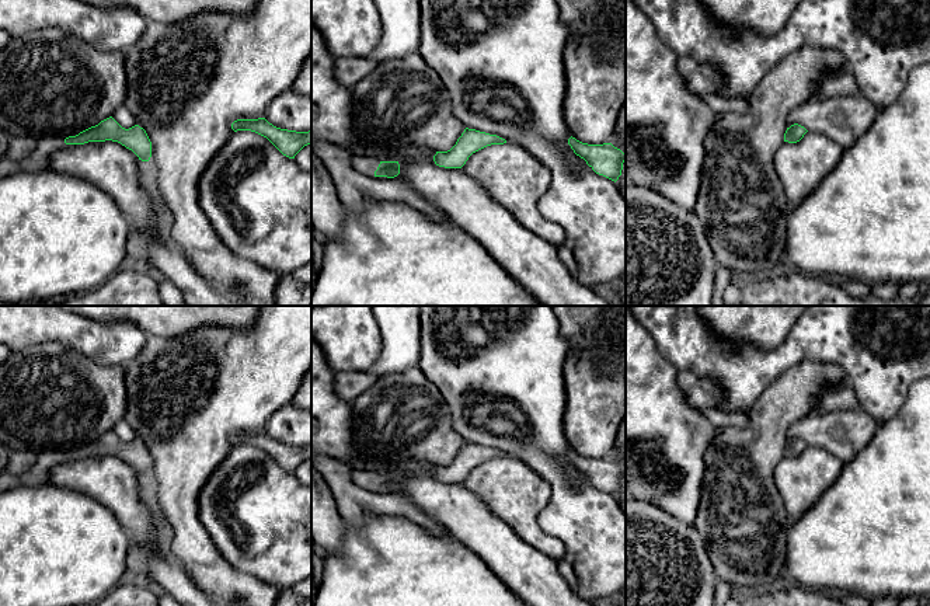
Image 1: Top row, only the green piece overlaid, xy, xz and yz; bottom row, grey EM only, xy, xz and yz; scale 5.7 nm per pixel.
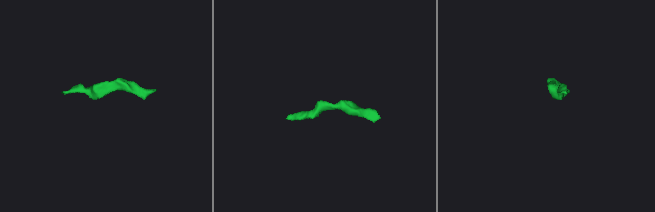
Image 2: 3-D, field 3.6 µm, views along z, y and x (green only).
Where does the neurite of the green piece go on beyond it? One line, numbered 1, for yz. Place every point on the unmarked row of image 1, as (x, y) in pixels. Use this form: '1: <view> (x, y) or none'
1: none

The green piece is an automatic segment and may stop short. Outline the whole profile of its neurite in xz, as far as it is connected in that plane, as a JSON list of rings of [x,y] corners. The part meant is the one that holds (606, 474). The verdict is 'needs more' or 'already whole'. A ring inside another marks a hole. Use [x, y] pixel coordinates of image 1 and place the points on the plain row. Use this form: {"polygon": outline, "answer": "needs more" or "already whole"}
{"polygon": [[[571,450],[568,453],[568,459],[596,488],[614,497],[621,490],[626,469],[612,457],[588,459]]], "answer": "already whole"}

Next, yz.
{"polygon": [[[794,438],[790,442],[787,442],[784,447],[784,456],[797,457],[804,452],[807,446],[808,445],[804,440]]], "answer": "already whole"}

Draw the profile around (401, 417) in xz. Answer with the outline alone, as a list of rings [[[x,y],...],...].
[[[418,366],[377,377],[366,391],[351,401],[351,408],[355,442],[372,459],[390,463],[422,460],[447,466],[466,443],[453,428],[450,408],[440,391]]]

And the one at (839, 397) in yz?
[[[846,379],[843,384],[833,384],[821,394],[812,415],[853,411],[857,408],[860,407],[856,393],[849,379]]]

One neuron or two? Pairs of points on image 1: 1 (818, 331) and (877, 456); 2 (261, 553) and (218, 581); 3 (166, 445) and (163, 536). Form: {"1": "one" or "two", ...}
{"1": "two", "2": "two", "3": "two"}

